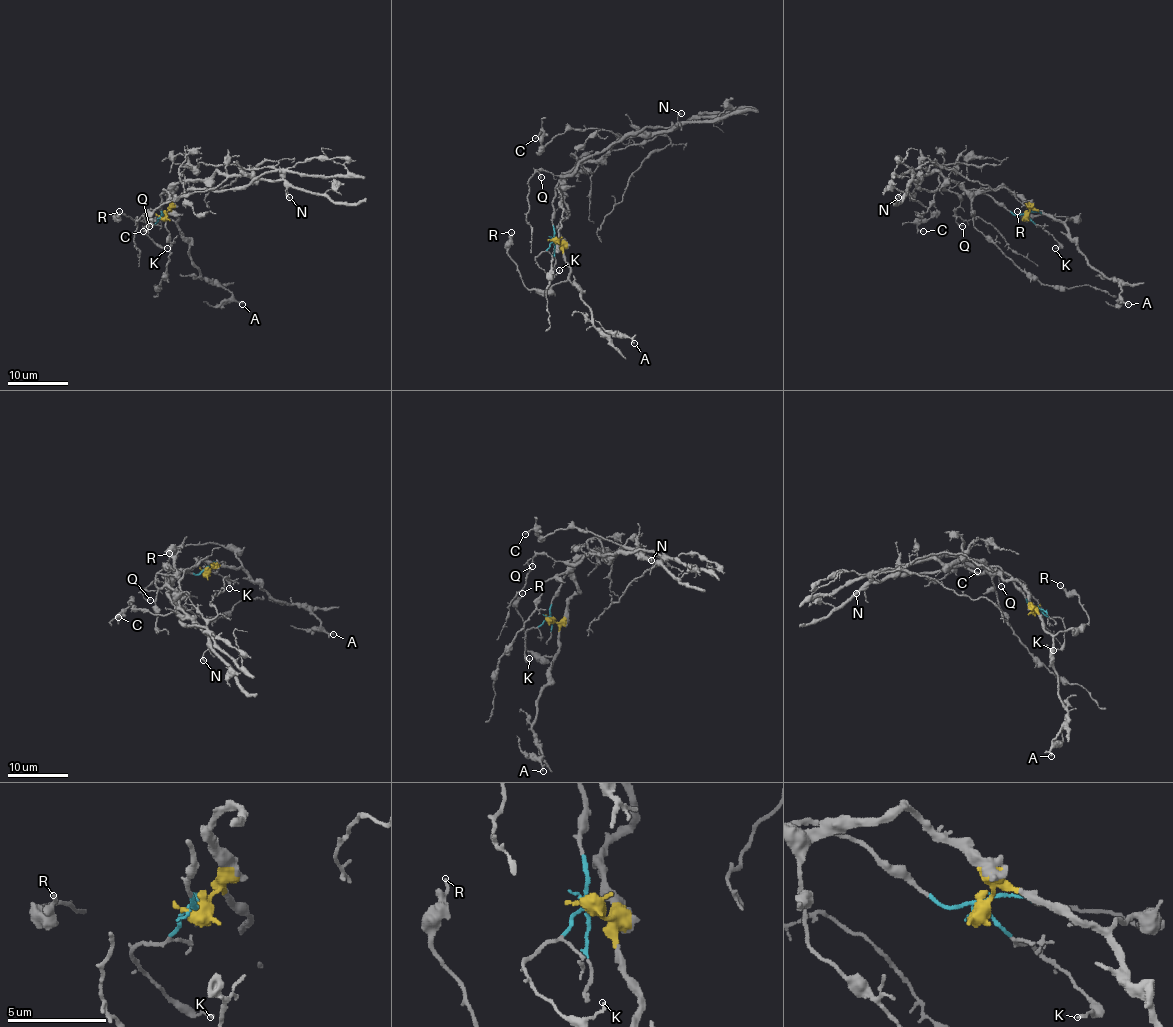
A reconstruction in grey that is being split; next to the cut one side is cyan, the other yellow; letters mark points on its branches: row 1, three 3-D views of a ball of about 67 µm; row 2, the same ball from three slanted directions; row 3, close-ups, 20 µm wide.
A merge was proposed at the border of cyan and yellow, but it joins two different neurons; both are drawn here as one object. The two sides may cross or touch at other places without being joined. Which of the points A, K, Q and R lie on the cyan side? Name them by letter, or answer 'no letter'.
K, Q

